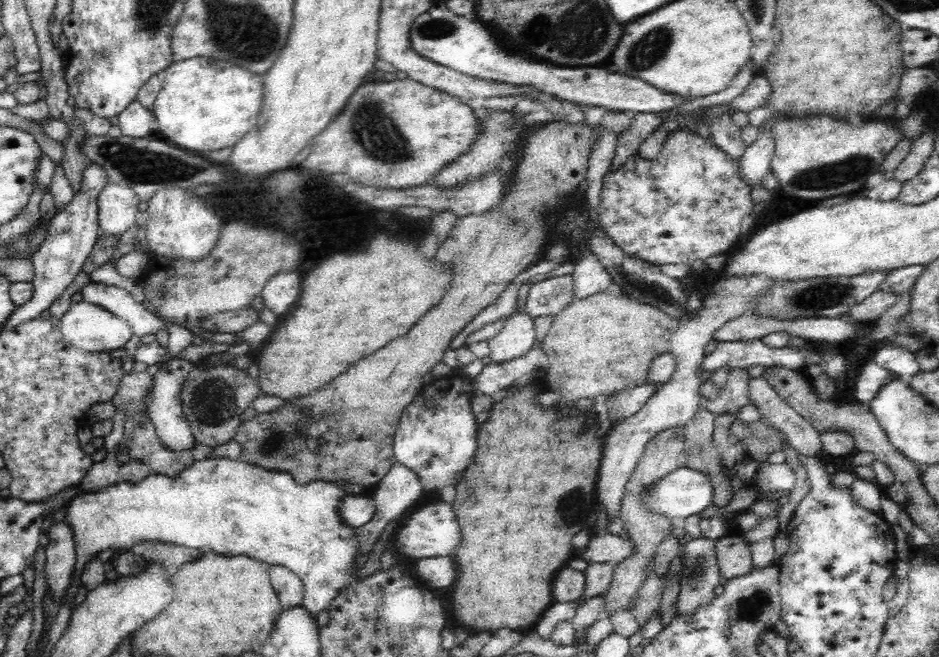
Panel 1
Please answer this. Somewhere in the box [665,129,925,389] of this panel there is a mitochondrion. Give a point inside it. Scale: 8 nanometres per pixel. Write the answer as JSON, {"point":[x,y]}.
{"point":[855,170]}

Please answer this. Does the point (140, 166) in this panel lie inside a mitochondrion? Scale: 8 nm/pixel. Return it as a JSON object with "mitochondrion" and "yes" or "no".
{"mitochondrion":"yes"}

